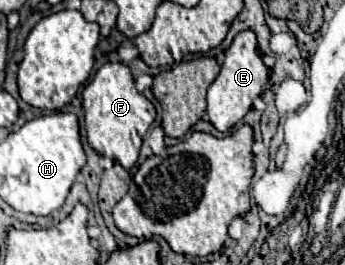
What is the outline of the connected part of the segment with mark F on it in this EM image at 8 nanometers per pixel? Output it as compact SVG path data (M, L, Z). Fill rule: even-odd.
M122 61L104 63L82 91L82 109L90 147L130 169L138 159L142 135L156 117L154 105L142 93L138 93L130 67Z

